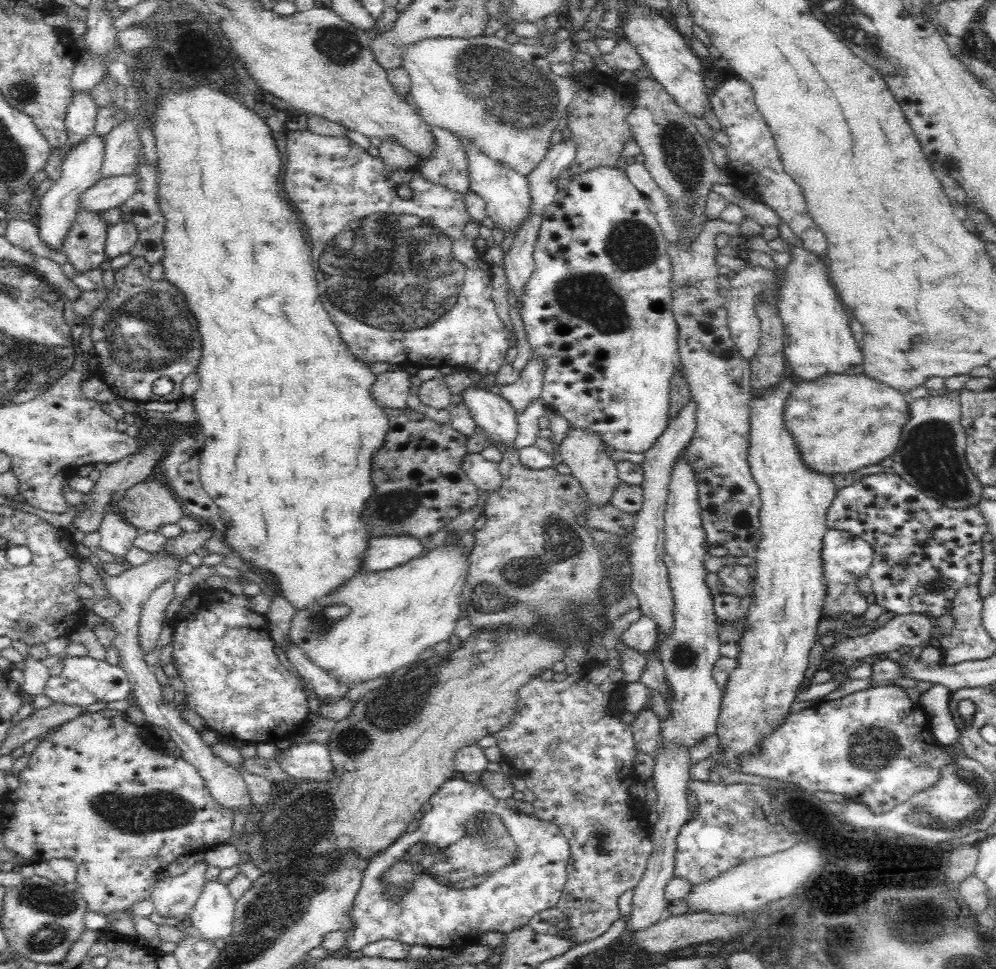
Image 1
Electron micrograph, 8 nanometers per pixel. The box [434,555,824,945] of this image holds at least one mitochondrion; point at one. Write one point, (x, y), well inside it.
(600, 840)

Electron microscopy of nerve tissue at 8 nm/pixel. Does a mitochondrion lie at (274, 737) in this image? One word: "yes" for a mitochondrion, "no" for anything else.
no

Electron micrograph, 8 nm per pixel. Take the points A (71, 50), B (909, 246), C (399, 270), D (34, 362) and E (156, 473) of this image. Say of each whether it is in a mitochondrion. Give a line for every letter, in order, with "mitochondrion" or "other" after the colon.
A: other
B: other
C: mitochondrion
D: mitochondrion
E: other

